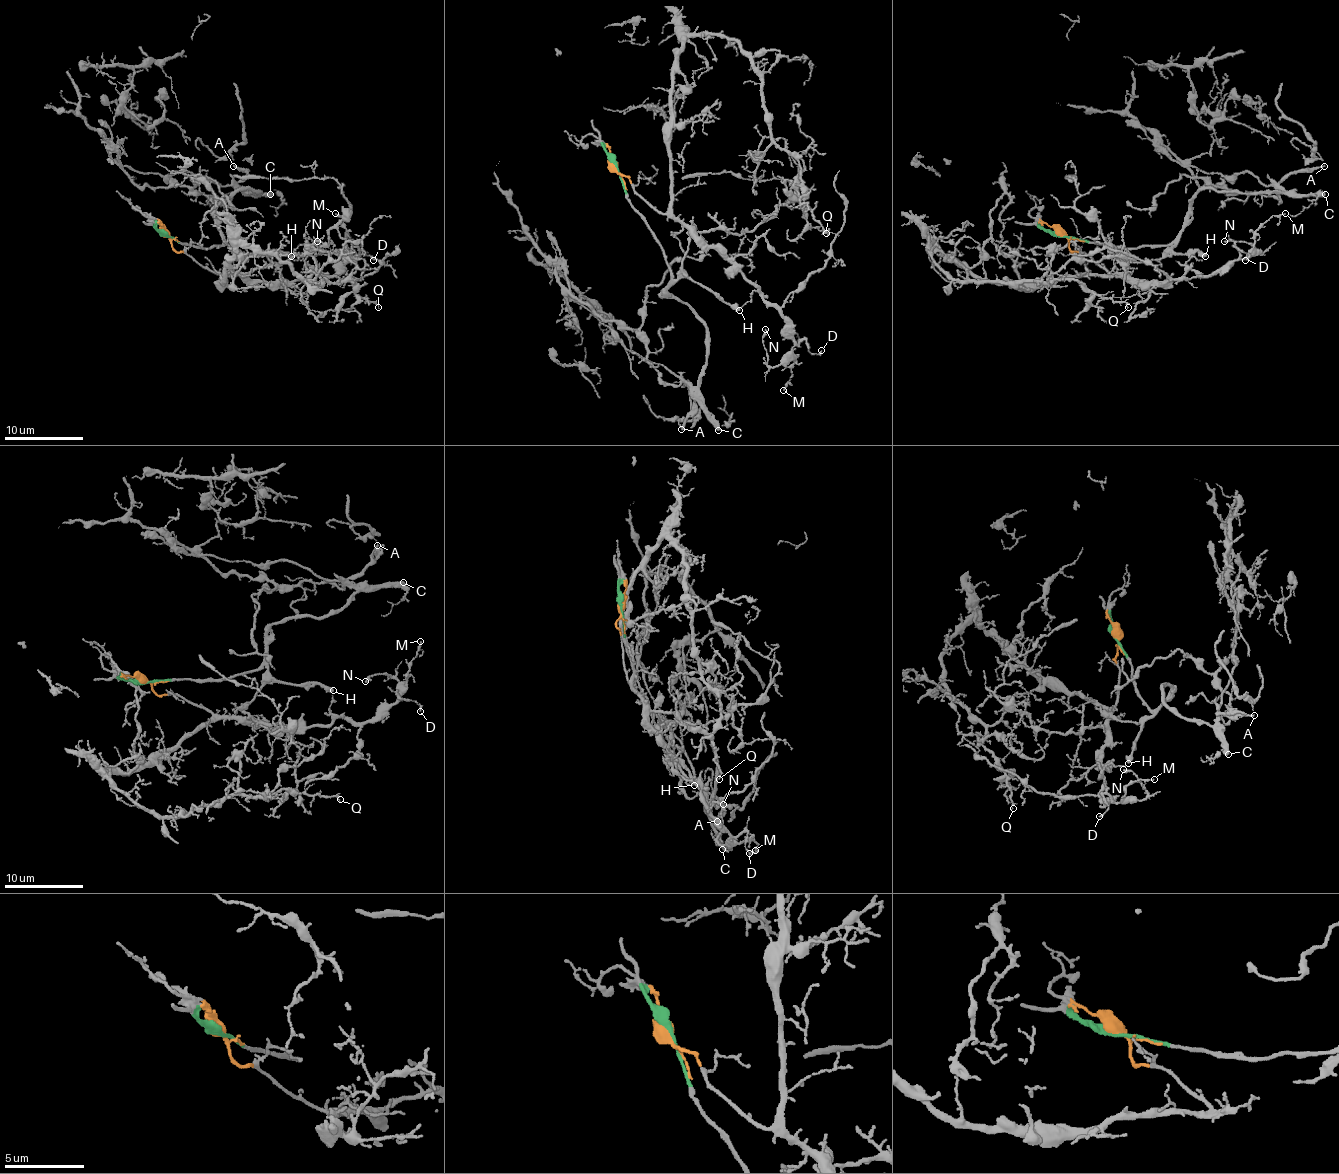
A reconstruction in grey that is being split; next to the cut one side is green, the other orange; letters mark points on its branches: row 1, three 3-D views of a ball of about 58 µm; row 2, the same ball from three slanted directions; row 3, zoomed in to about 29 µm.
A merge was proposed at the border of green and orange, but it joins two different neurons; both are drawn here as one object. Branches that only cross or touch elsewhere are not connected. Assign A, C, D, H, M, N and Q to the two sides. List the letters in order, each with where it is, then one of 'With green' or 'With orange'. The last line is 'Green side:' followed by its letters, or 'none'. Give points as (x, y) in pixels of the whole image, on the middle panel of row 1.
A: Place: (681, 429). With green
C: Place: (718, 430). With green
D: Place: (821, 350). With orange
H: Place: (739, 310). With green
M: Place: (783, 390). With orange
N: Place: (765, 329). With orange
Q: Place: (826, 233). With orange
Green side: A, C, H

